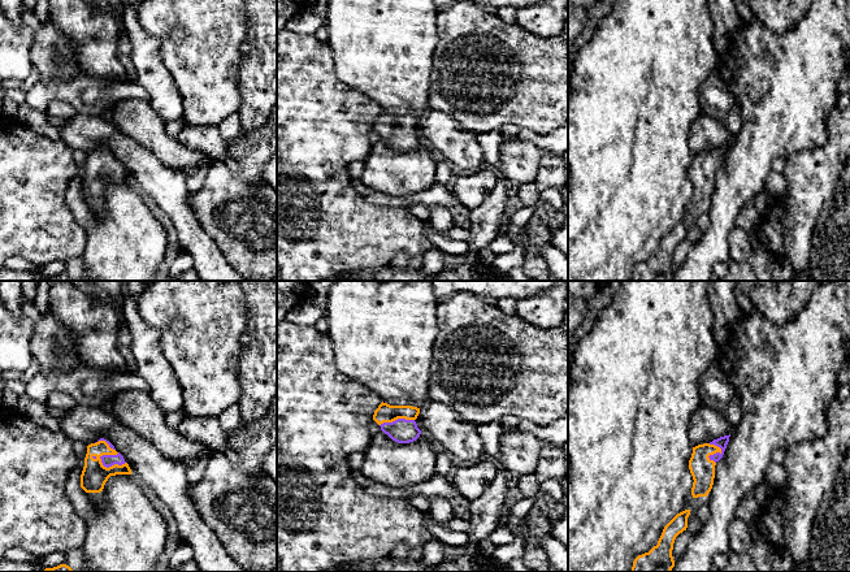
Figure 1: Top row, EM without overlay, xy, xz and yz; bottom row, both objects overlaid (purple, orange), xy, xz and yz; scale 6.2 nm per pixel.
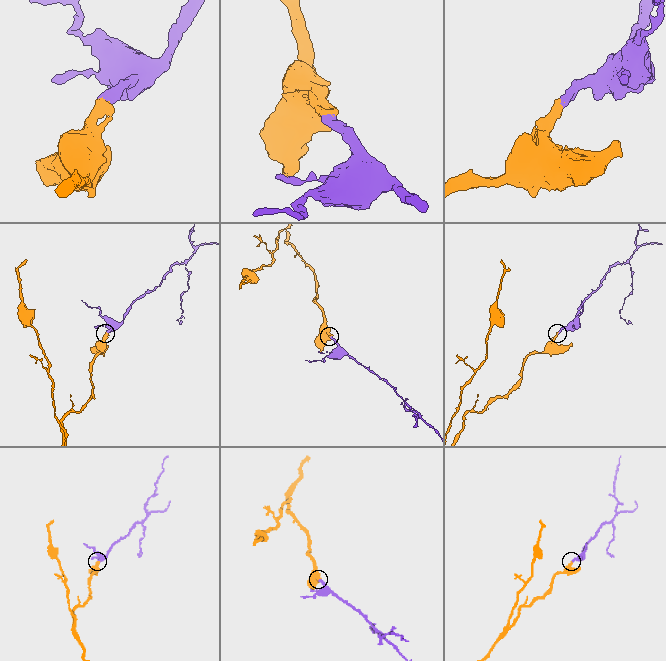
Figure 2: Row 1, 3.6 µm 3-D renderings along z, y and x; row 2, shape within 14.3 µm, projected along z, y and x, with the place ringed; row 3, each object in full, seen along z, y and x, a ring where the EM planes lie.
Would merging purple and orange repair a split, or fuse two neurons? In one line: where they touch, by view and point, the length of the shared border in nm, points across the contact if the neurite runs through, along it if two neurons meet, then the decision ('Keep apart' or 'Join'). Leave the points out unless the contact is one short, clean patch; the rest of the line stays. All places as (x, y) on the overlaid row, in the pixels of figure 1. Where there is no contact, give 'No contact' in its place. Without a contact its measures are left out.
Touches purple at xy (111, 466). Shared border 170 nm. Path across: xy (108, 460), (111, 466), (103, 467), (94, 476). Join

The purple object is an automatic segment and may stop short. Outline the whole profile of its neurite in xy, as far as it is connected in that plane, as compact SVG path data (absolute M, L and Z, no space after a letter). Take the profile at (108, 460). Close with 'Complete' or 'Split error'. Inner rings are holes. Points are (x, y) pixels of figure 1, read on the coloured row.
M104 438L88 445L81 488L86 493L100 493L108 478L116 474L131 474L131 469L114 446Z. Split error

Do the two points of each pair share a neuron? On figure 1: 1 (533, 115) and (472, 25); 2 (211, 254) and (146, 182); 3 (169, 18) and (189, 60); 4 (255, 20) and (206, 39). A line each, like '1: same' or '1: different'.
1: same
2: same
3: same
4: different

